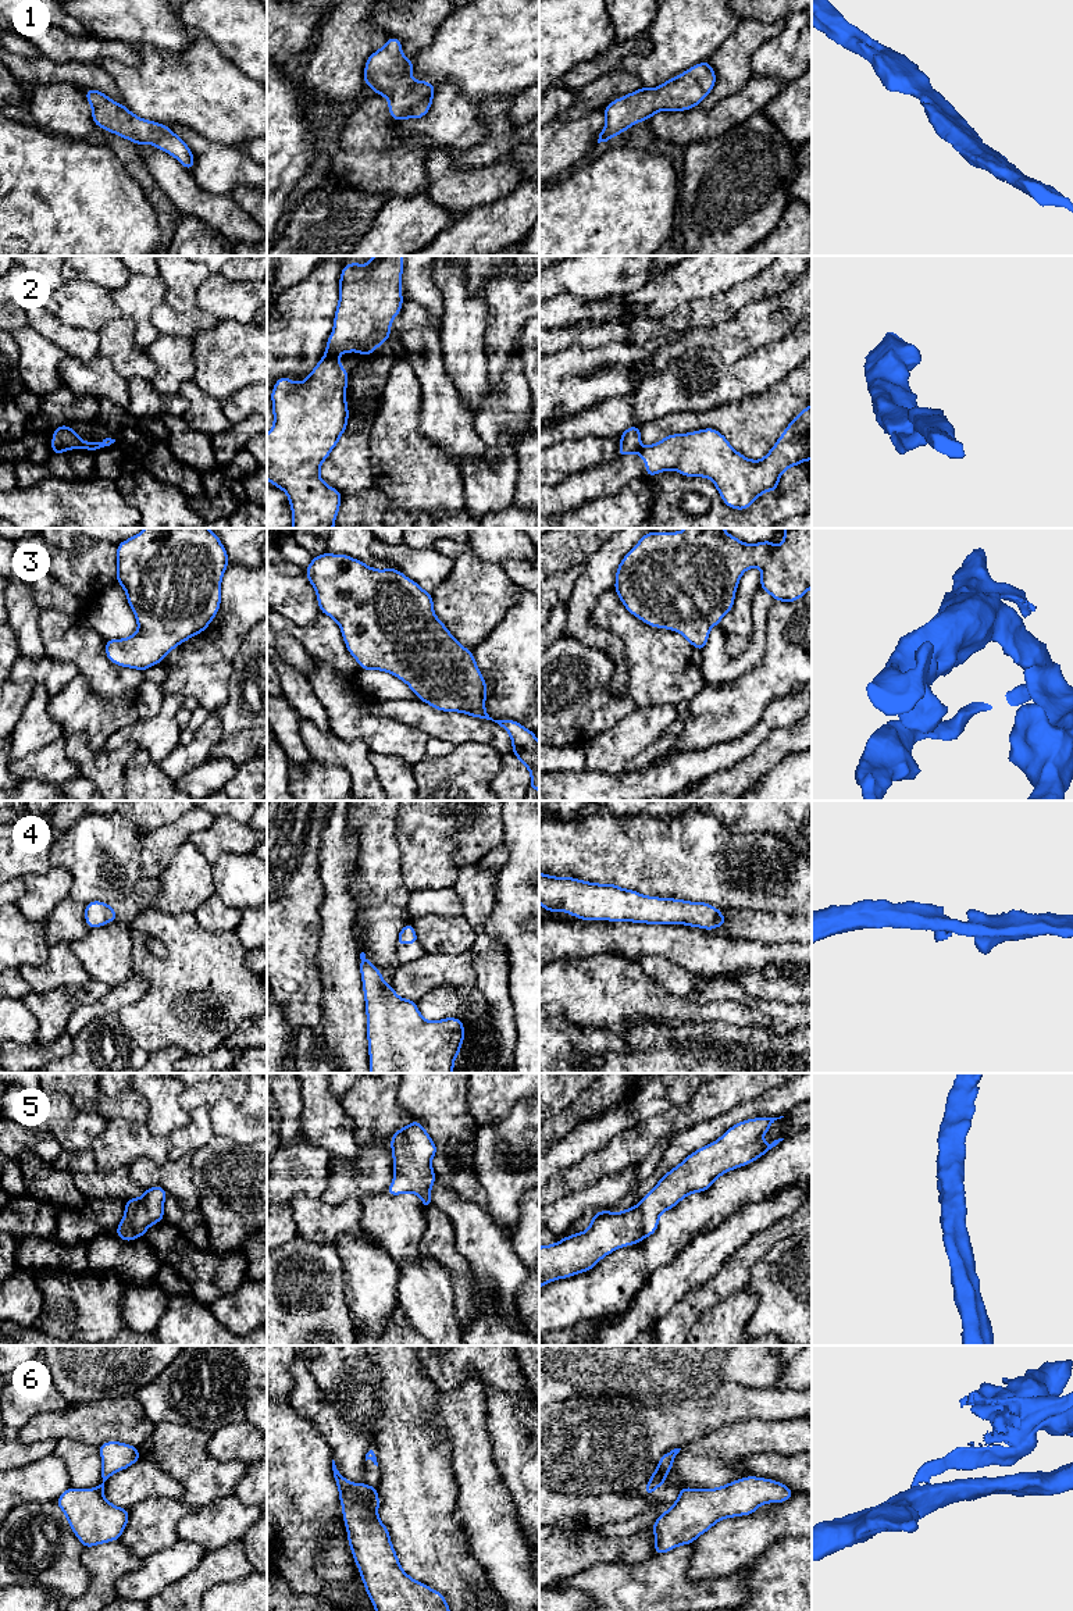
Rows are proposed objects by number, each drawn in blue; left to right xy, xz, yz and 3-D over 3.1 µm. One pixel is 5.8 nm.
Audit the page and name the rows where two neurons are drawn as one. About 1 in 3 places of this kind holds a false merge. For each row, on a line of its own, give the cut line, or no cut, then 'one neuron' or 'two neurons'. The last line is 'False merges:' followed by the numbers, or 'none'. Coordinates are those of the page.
1: no cut | one neuron
2: xz (325, 353), (337, 356) | two neurons
3: no cut | one neuron
4: no cut | one neuron
5: no cut | one neuron
6: xy (97, 1487), (102, 1493) | two neurons
False merges: 2, 6

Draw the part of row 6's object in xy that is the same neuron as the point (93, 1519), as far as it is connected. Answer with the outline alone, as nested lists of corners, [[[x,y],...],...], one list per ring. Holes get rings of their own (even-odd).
[[[68,1487],[56,1504],[85,1548],[118,1540],[129,1521],[128,1510],[108,1503],[99,1487]]]

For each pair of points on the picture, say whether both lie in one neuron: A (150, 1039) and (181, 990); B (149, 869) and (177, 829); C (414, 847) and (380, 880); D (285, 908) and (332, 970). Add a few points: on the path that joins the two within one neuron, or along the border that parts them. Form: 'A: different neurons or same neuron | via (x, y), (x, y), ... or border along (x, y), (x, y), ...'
A: same neuron | via (156, 1026), (179, 1002)
B: same neuron | via (154, 859), (159, 848), (168, 838)
C: different neurons | border along (395, 827), (403, 886)
D: different neurons | border along (318, 918), (316, 966), (323, 983)

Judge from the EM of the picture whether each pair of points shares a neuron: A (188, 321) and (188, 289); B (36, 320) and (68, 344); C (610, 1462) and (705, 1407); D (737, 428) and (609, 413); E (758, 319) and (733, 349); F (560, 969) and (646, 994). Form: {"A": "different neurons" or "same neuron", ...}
{"A": "different neurons", "B": "same neuron", "C": "same neuron", "D": "different neurons", "E": "same neuron", "F": "same neuron"}

